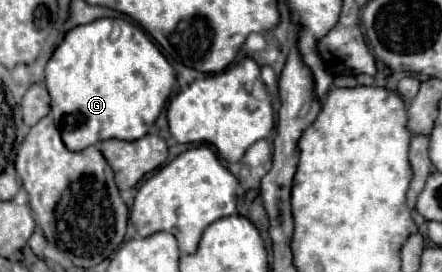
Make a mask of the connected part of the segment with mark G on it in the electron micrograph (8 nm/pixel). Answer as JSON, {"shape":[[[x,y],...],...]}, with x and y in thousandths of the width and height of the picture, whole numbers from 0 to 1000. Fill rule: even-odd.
{"shape":[[[222,66],[149,118],[104,235],[104,324],[118,360],[118,434],[154,551],[190,551],[226,515],[312,515],[353,449],[380,375],[398,265],[330,118],[281,66]]]}

